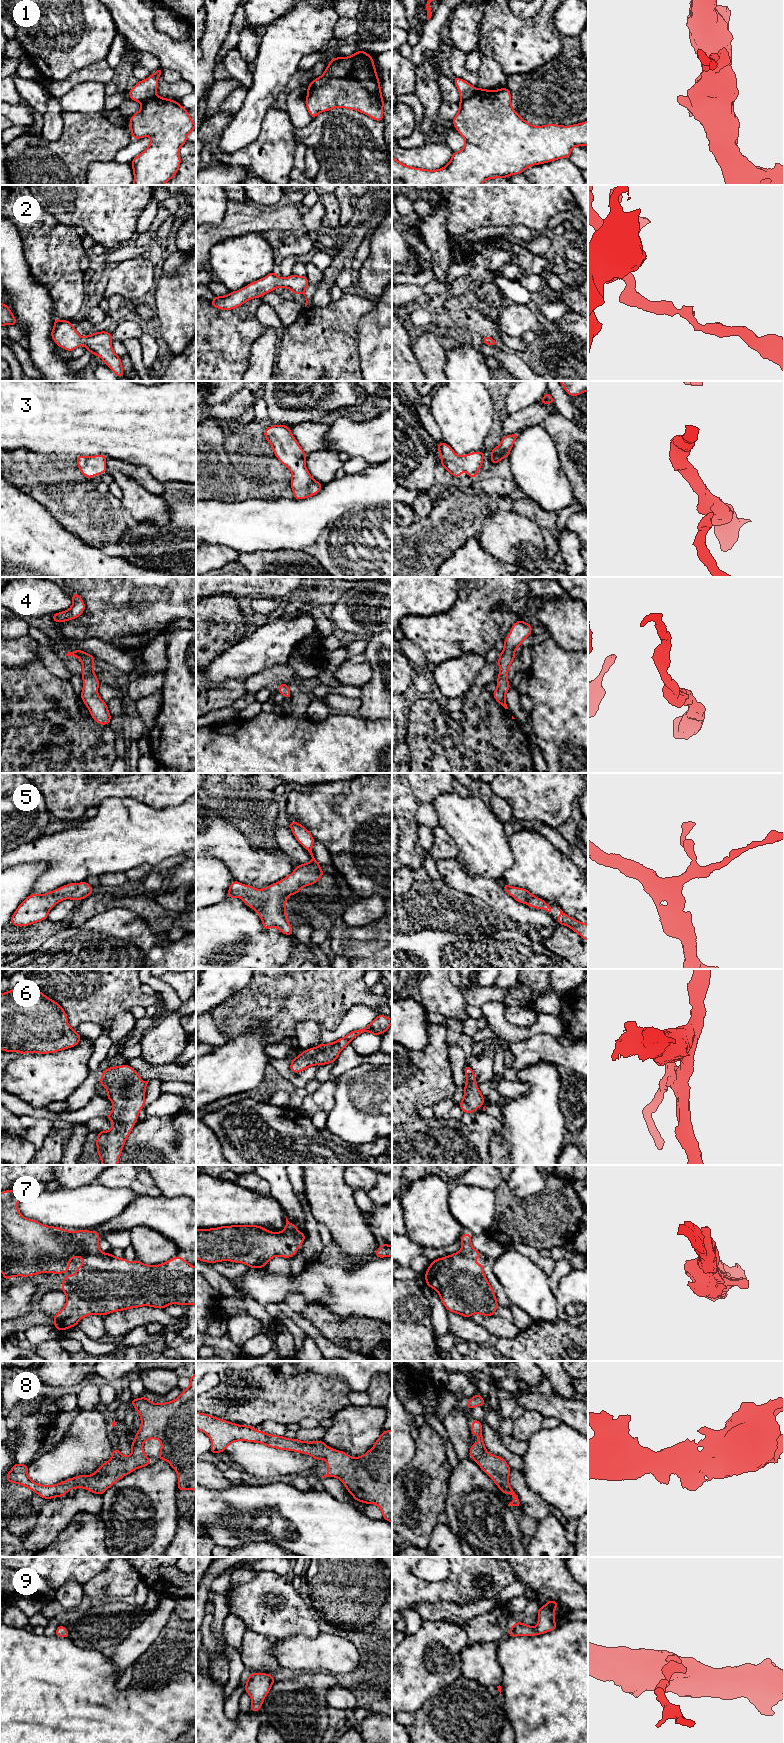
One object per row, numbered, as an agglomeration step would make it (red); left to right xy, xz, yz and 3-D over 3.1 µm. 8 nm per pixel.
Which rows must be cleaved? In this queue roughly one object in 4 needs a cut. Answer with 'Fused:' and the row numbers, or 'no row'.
Fused: 1

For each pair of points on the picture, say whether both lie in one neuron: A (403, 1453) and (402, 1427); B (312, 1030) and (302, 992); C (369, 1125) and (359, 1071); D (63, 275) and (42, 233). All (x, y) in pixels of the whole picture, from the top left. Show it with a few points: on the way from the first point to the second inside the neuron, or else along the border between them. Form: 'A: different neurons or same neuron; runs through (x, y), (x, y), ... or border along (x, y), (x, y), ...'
A: same neuron; runs through (402, 1447), (402, 1433)
B: different neurons; border along (318, 1022), (301, 1021), (296, 1026), (295, 1036)
C: same neuron; runs through (354, 1115), (344, 1105), (345, 1083)
D: same neuron; runs through (56, 265), (53, 251), (47, 243)

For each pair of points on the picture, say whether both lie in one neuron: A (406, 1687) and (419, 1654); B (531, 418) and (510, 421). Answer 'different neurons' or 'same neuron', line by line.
A: same neuron
B: same neuron

